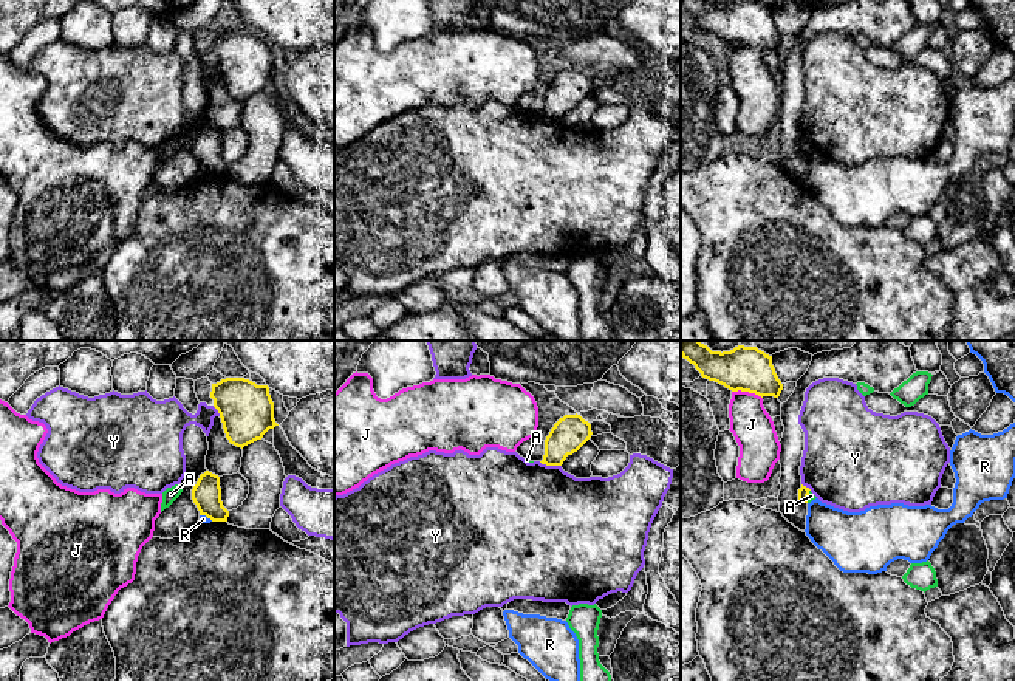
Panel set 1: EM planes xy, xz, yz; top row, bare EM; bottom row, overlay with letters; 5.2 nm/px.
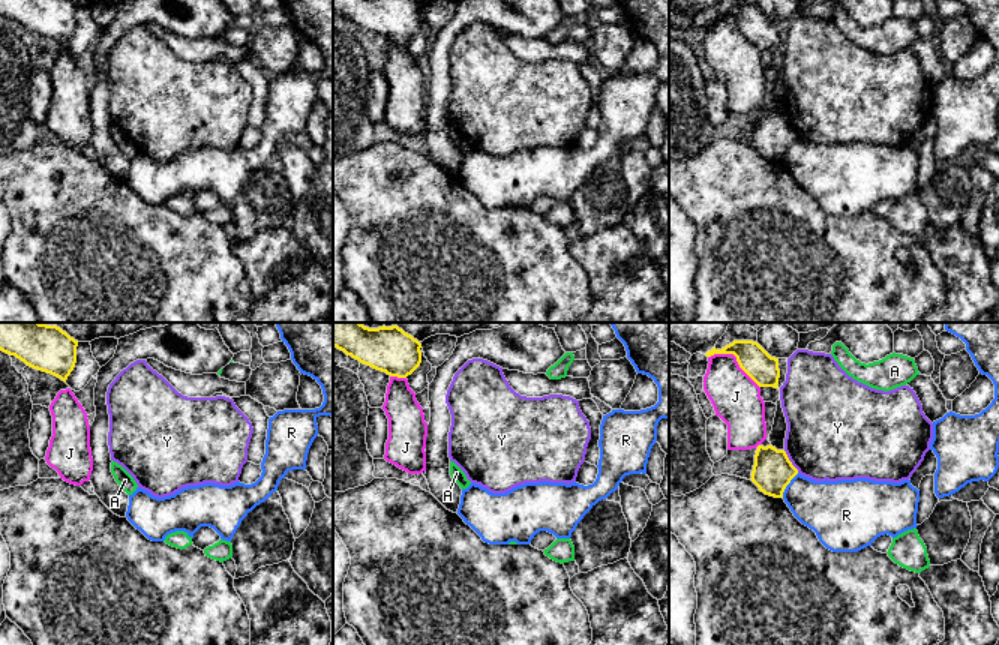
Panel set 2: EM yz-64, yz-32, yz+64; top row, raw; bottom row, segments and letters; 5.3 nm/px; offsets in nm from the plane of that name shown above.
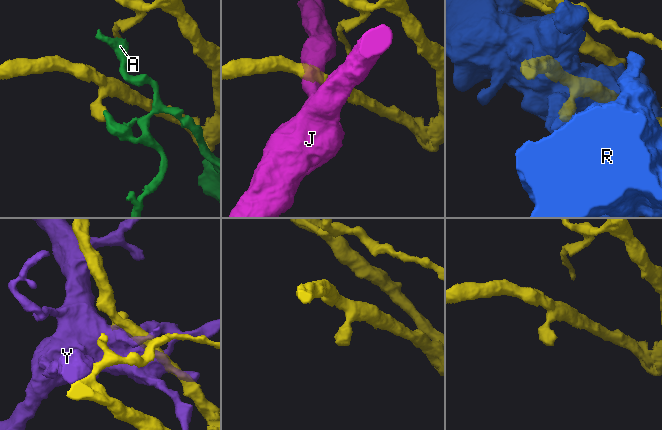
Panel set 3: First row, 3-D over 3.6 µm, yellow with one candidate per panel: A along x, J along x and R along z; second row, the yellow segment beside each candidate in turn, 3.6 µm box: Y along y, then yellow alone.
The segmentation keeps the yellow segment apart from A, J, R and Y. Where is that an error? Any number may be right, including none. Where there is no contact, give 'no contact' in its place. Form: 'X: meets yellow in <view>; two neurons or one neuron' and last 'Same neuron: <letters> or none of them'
A: meets yellow in yz; two neurons
J: meets yellow in yz; two neurons
R: meets yellow in xy; two neurons
Y: meets yellow in xz; two neurons
Same neuron: none of them

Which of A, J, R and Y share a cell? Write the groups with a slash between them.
A / J / R / Y

